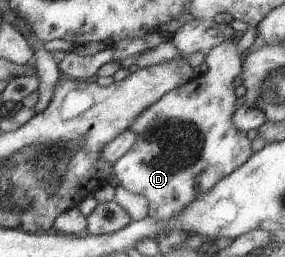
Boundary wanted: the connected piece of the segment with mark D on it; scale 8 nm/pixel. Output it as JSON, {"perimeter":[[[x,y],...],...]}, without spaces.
{"perimeter":[[[227,39],[206,54],[207,73],[192,78],[184,85],[169,91],[146,108],[128,130],[133,131],[136,143],[131,150],[112,165],[116,181],[128,191],[145,197],[151,205],[149,216],[156,220],[170,220],[188,207],[201,193],[210,191],[215,183],[229,176],[254,155],[252,141],[232,123],[237,109],[233,81],[242,73],[243,59],[235,41]]]}

